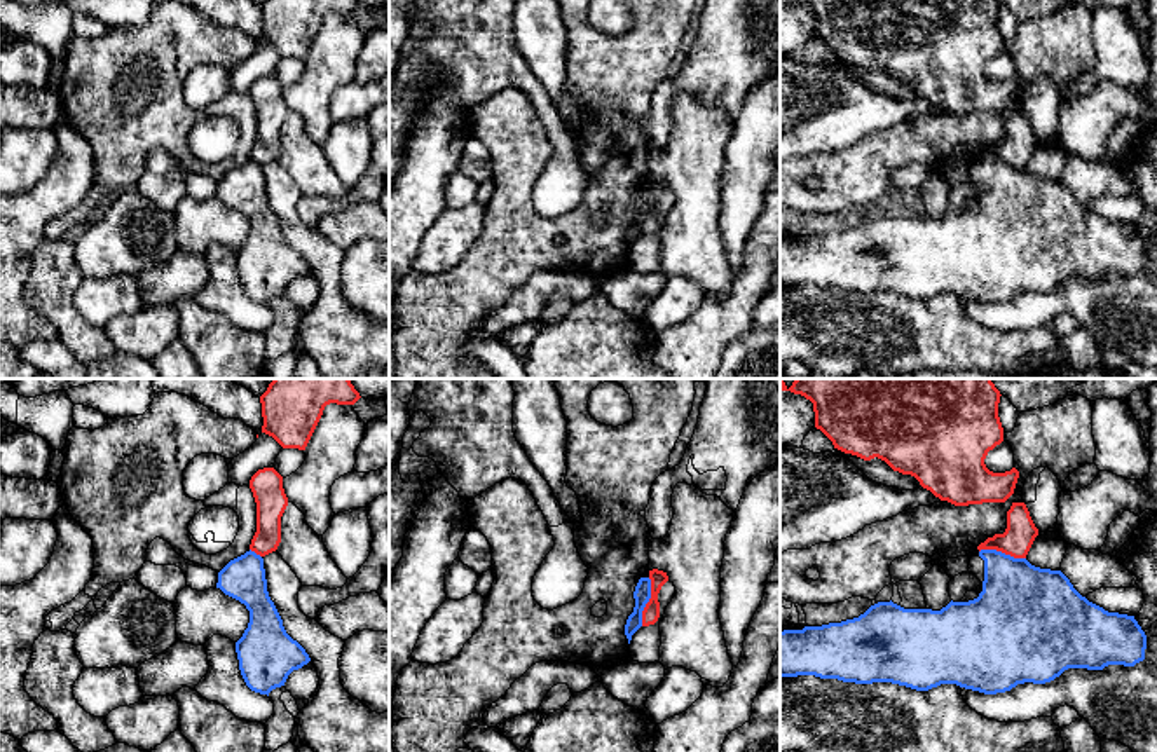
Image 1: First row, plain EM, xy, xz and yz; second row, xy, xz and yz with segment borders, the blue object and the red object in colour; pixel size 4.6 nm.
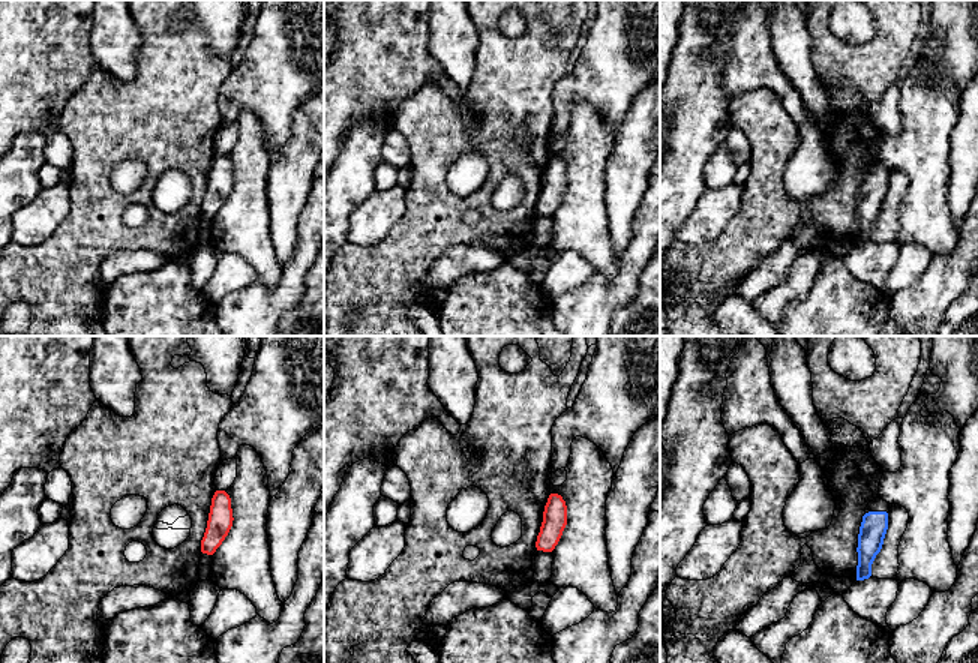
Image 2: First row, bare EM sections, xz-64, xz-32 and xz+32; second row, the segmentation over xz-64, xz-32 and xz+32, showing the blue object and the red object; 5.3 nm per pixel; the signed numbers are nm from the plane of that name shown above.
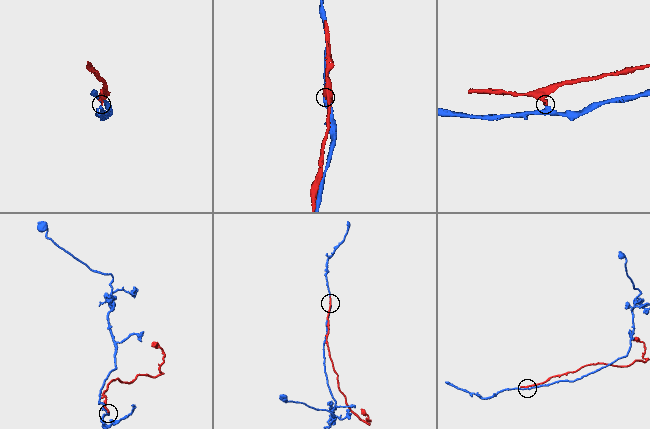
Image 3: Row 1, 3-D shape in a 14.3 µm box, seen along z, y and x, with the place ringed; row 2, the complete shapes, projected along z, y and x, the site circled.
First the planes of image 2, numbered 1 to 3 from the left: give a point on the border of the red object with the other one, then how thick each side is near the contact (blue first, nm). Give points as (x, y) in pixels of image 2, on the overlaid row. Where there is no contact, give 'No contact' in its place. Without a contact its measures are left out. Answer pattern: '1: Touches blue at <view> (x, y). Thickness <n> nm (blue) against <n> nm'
1: No contact
2: No contact
3: No contact

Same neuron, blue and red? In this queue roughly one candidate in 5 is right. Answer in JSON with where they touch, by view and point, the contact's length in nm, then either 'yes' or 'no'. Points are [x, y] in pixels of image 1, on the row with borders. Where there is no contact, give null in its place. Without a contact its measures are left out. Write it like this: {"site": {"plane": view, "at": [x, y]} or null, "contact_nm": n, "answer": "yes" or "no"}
{"site": {"plane": "xz", "at": [648, 601]}, "contact_nm": 220, "answer": "no"}

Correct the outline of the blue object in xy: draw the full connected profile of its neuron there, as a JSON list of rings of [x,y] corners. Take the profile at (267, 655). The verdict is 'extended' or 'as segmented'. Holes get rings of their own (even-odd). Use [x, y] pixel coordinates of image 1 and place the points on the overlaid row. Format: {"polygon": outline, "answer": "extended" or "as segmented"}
{"polygon": [[[250,550],[230,560],[218,572],[216,588],[250,611],[248,628],[236,642],[239,670],[251,691],[269,696],[272,689],[284,686],[288,675],[307,665],[311,658],[283,626],[283,619],[267,591],[264,558]]], "answer": "as segmented"}

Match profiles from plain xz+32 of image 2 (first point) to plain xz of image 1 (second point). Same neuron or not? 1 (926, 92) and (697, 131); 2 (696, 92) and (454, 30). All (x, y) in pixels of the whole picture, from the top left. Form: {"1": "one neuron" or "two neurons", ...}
{"1": "one neuron", "2": "two neurons"}

